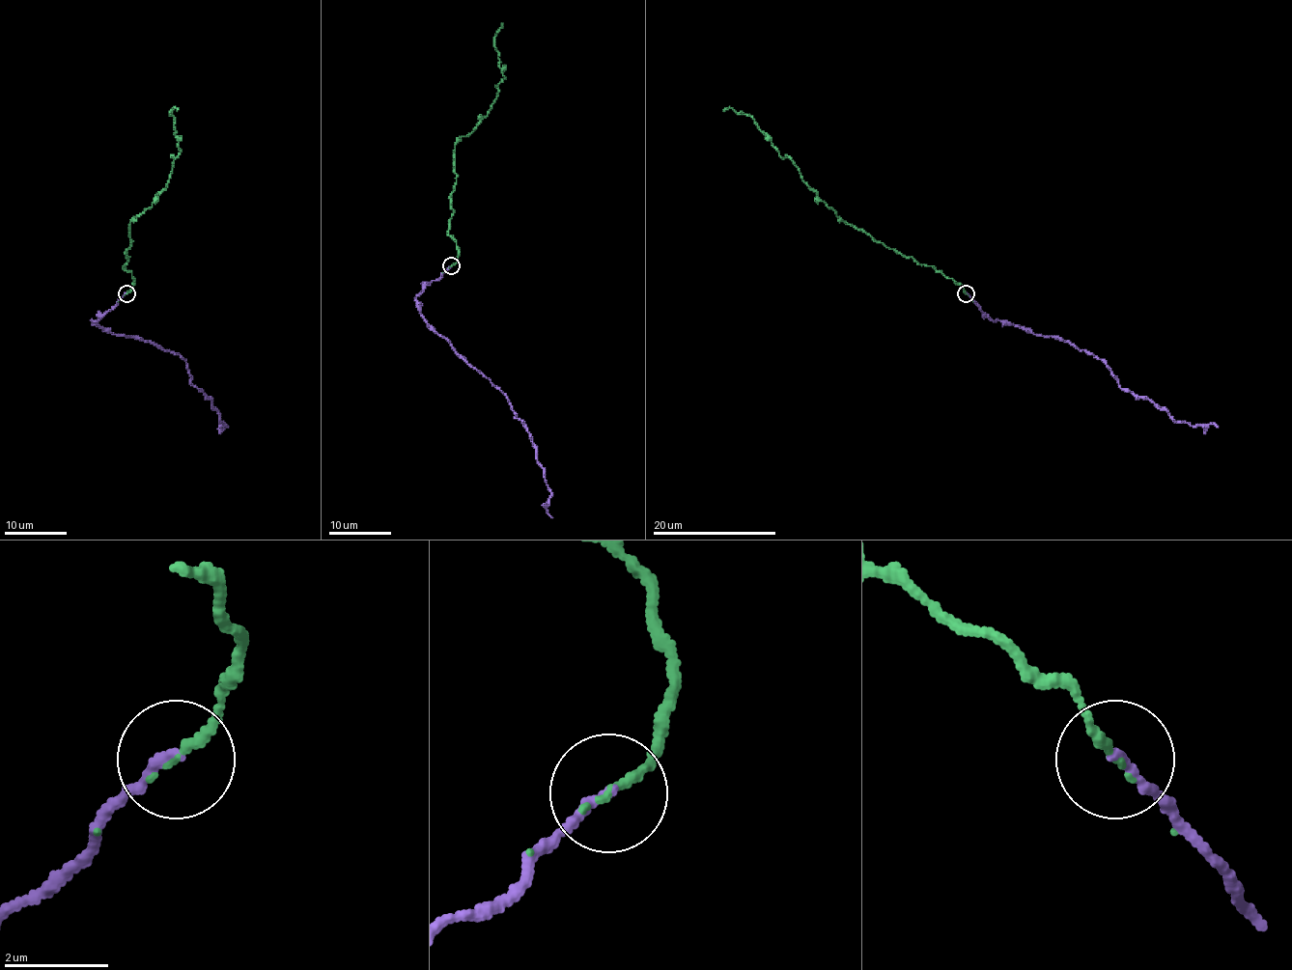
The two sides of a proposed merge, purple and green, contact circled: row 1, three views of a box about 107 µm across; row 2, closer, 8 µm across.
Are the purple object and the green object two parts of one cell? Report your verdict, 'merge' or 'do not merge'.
merge

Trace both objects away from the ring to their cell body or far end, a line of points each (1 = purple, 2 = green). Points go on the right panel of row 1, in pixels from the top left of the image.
1: (967, 293), (993, 320), (1058, 336), (1097, 357), (1121, 388), (1152, 401), (1176, 421), (1218, 427)
2: (967, 293), (934, 267), (903, 257), (844, 223), (746, 114), (723, 109)

